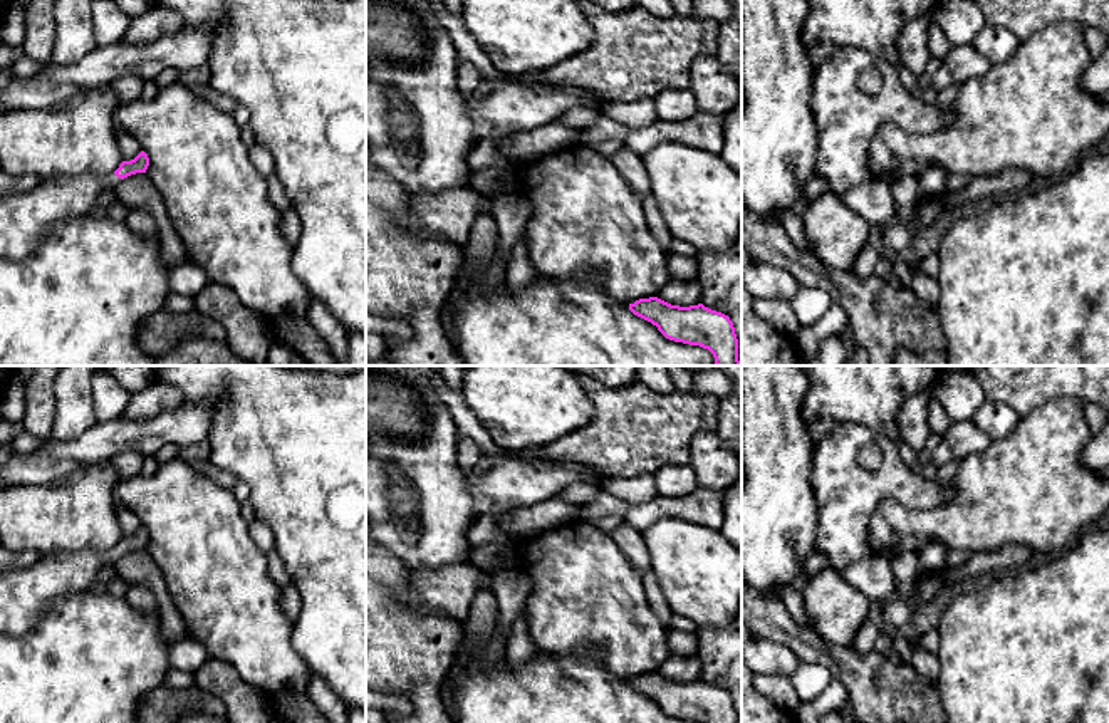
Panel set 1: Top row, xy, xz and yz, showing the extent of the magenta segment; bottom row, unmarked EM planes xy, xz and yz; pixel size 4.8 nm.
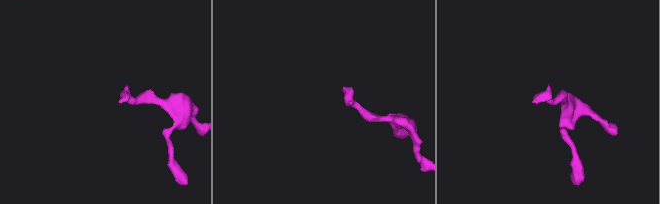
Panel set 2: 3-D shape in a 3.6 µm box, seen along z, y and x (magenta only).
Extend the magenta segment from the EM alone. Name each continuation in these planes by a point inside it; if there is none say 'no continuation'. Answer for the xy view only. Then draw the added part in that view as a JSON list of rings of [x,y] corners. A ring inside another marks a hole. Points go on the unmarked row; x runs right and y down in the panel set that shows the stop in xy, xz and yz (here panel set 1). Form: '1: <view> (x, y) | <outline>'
1: xy (26, 594) | [[[114,549],[55,552],[40,555],[29,567],[0,574],[0,636],[22,636],[30,632],[45,616],[52,601],[96,589],[99,570],[106,565],[116,565],[119,559],[121,554]]]

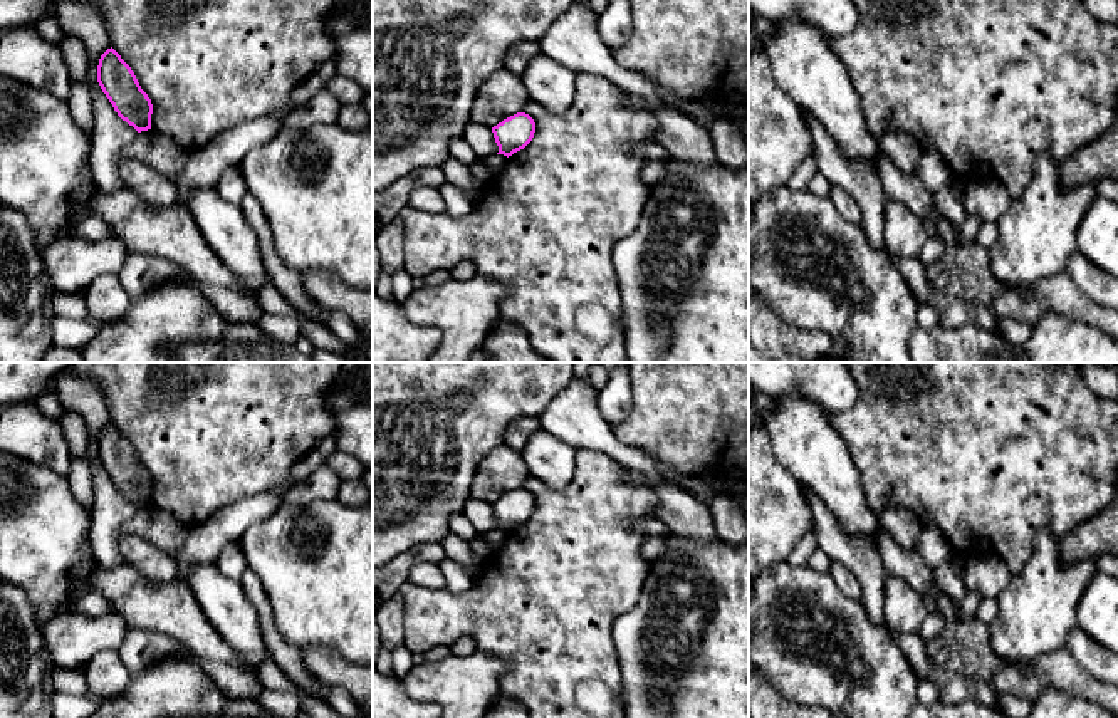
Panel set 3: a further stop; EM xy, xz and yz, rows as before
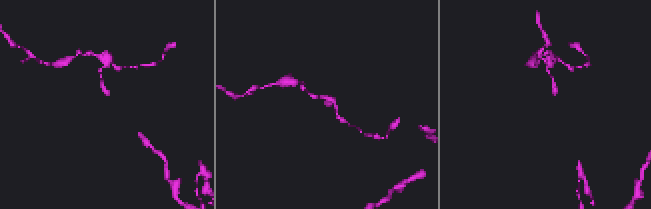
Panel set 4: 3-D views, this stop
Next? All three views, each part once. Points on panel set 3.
no continuation

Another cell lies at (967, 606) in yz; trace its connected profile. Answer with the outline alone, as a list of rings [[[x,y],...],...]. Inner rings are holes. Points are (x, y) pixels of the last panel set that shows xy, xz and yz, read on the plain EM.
[[[975,591],[965,592],[965,596],[959,601],[959,616],[962,619],[974,617],[975,611],[982,601],[982,596]]]

